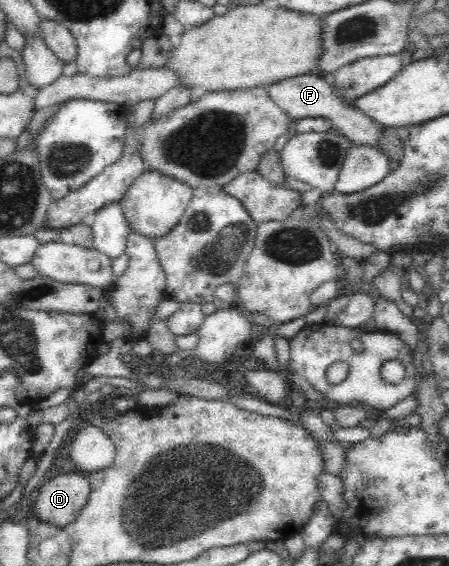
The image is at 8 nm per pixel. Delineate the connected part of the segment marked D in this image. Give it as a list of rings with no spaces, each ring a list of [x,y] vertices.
[[[69,470],[55,476],[52,472],[34,494],[35,516],[58,527],[67,526],[77,518],[89,493],[86,474]]]

